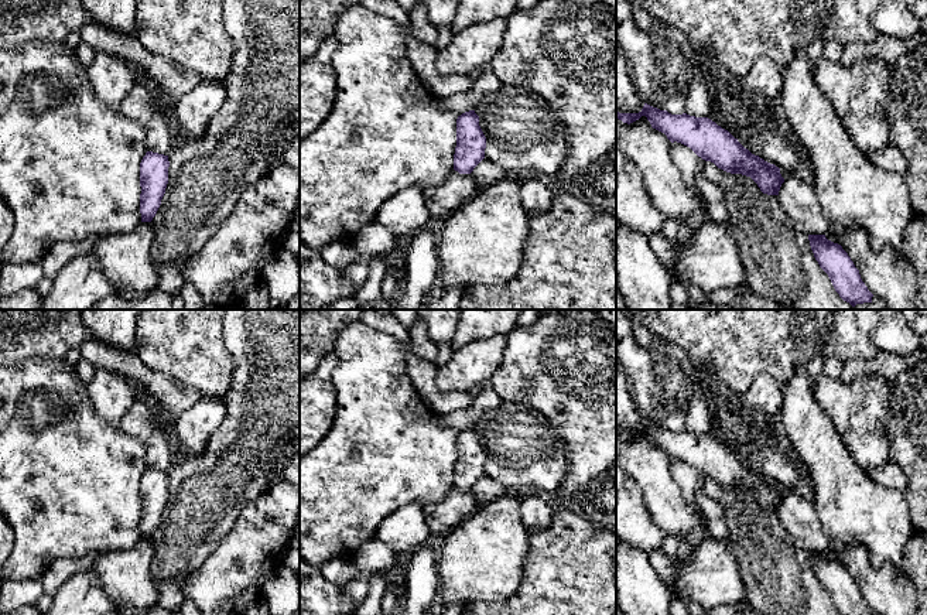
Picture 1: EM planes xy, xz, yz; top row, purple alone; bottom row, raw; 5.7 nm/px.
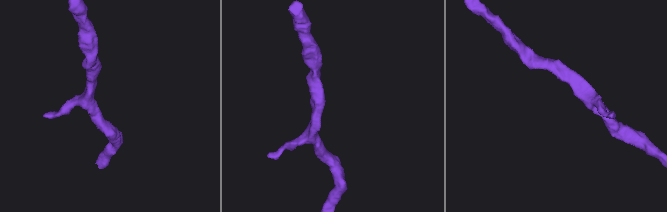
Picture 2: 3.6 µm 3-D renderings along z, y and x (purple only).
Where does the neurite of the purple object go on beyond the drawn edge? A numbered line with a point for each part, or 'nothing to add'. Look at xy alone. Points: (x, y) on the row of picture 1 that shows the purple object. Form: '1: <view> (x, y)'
nothing to add

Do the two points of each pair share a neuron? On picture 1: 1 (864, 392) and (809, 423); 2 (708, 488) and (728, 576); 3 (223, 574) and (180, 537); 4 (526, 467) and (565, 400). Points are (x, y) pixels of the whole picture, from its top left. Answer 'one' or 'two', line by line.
1: two
2: two
3: two
4: two

